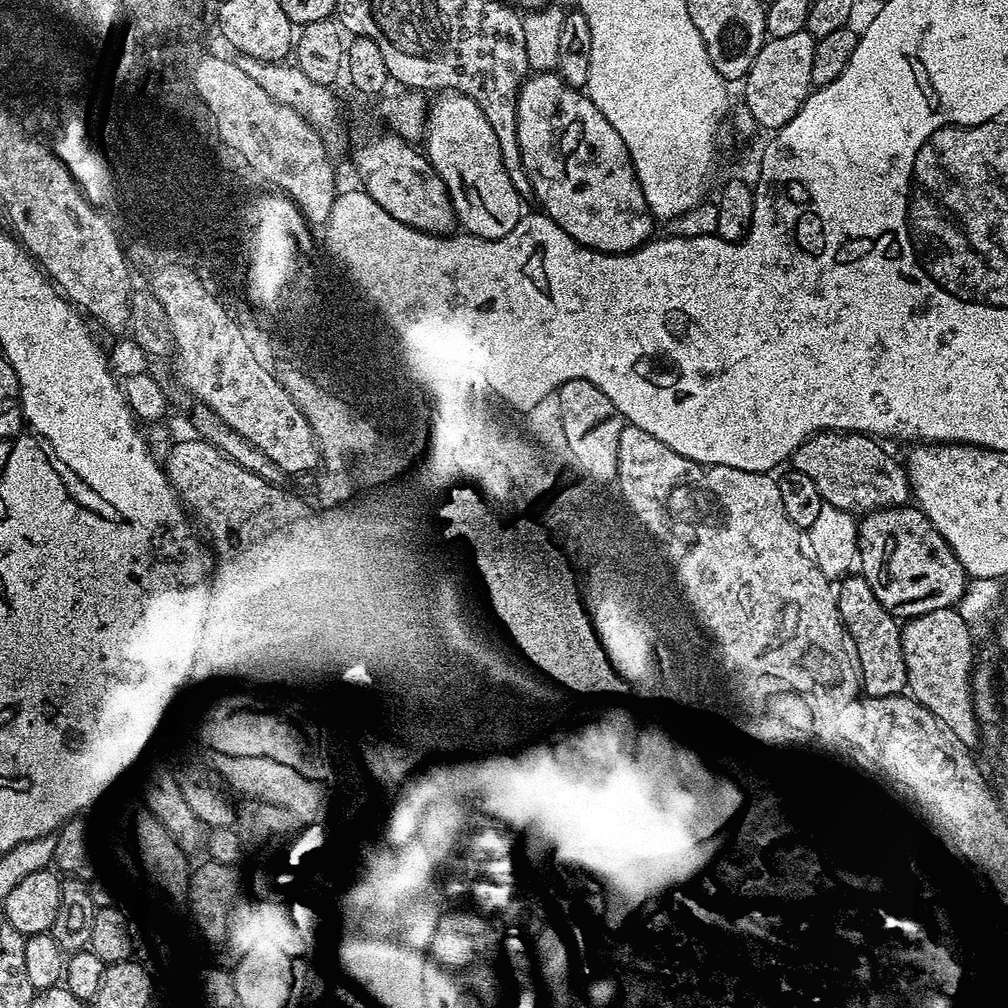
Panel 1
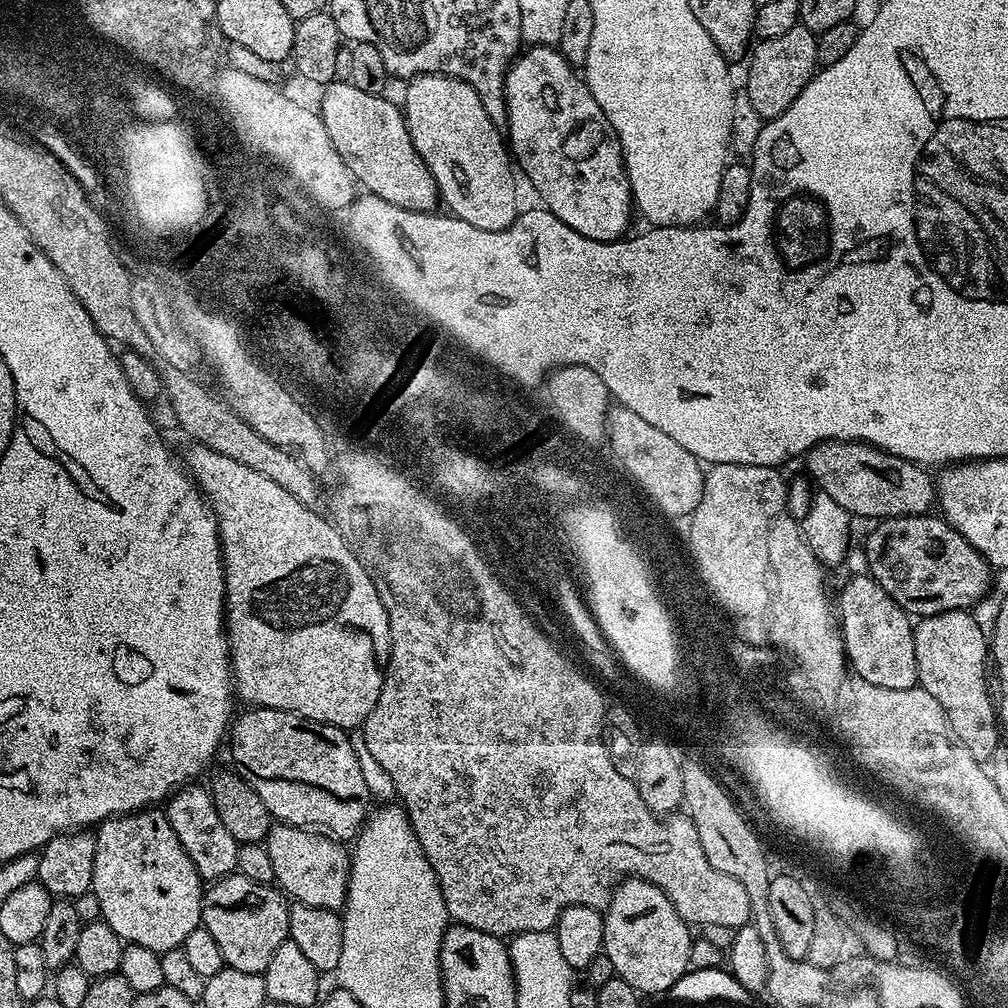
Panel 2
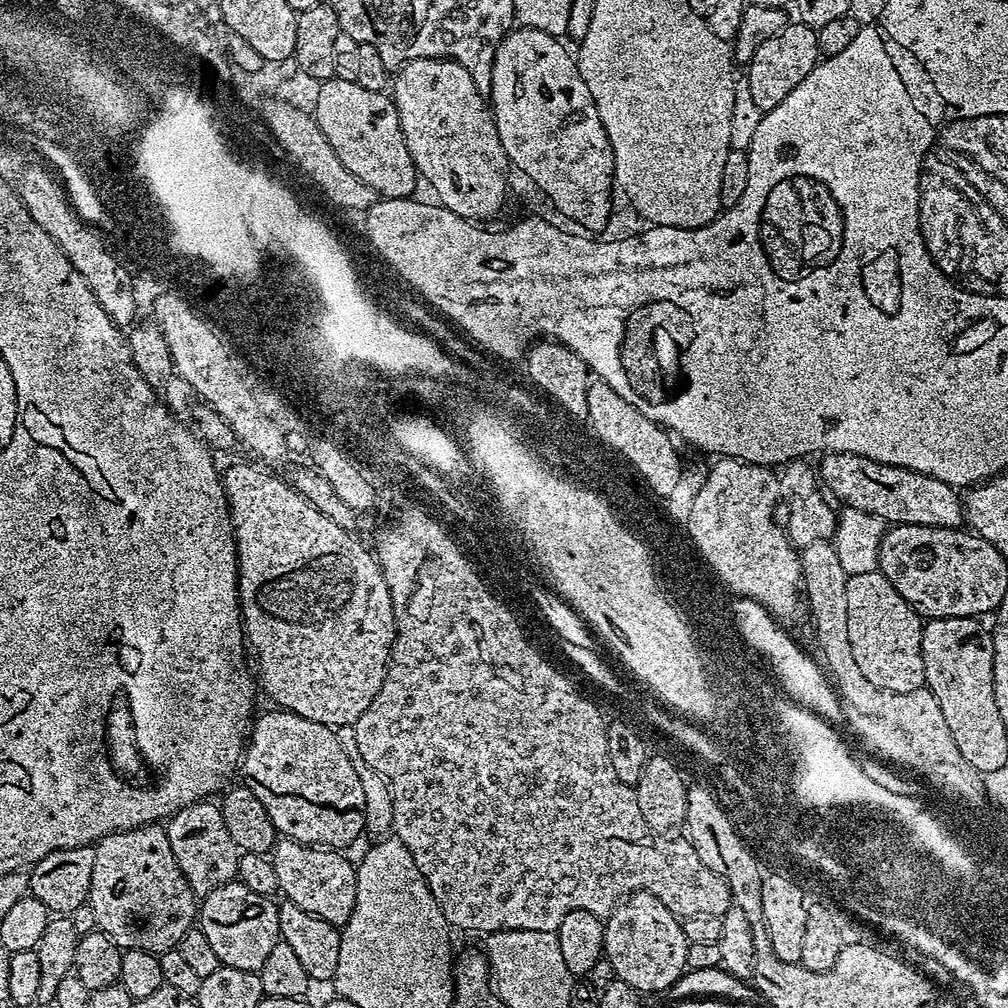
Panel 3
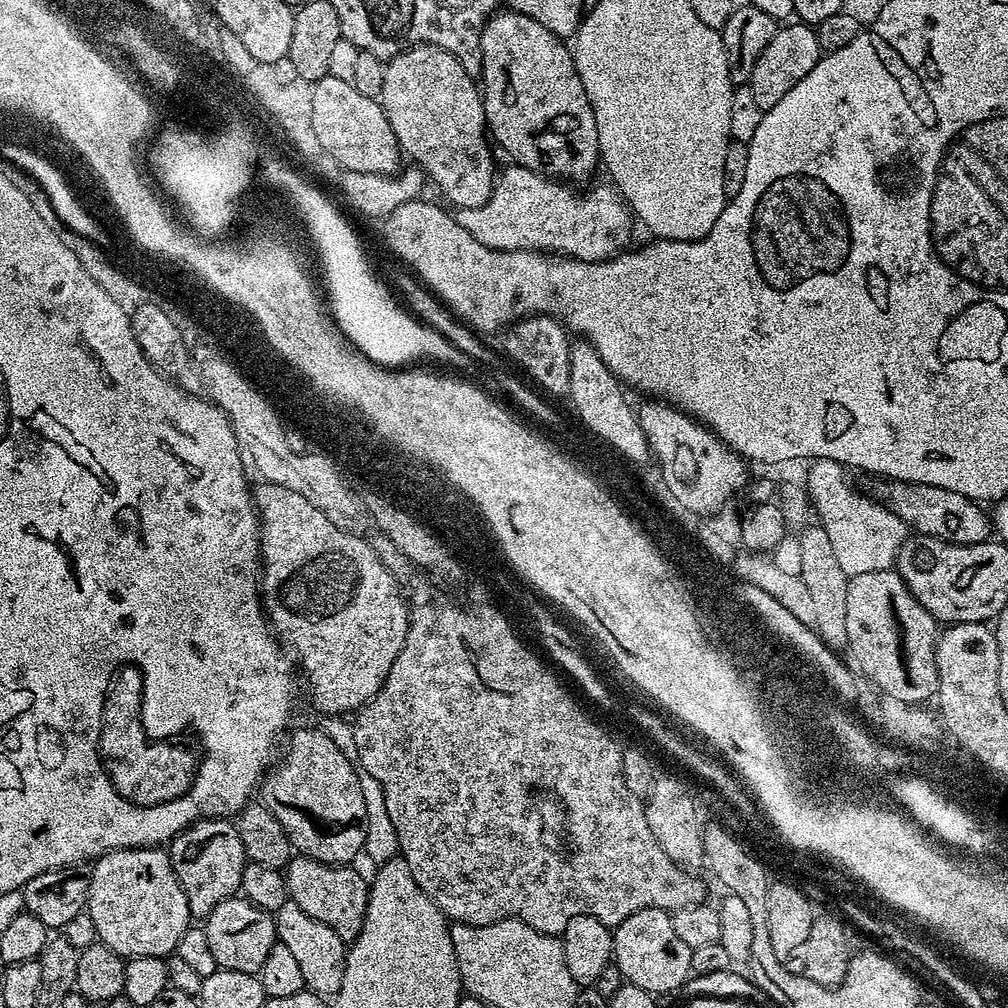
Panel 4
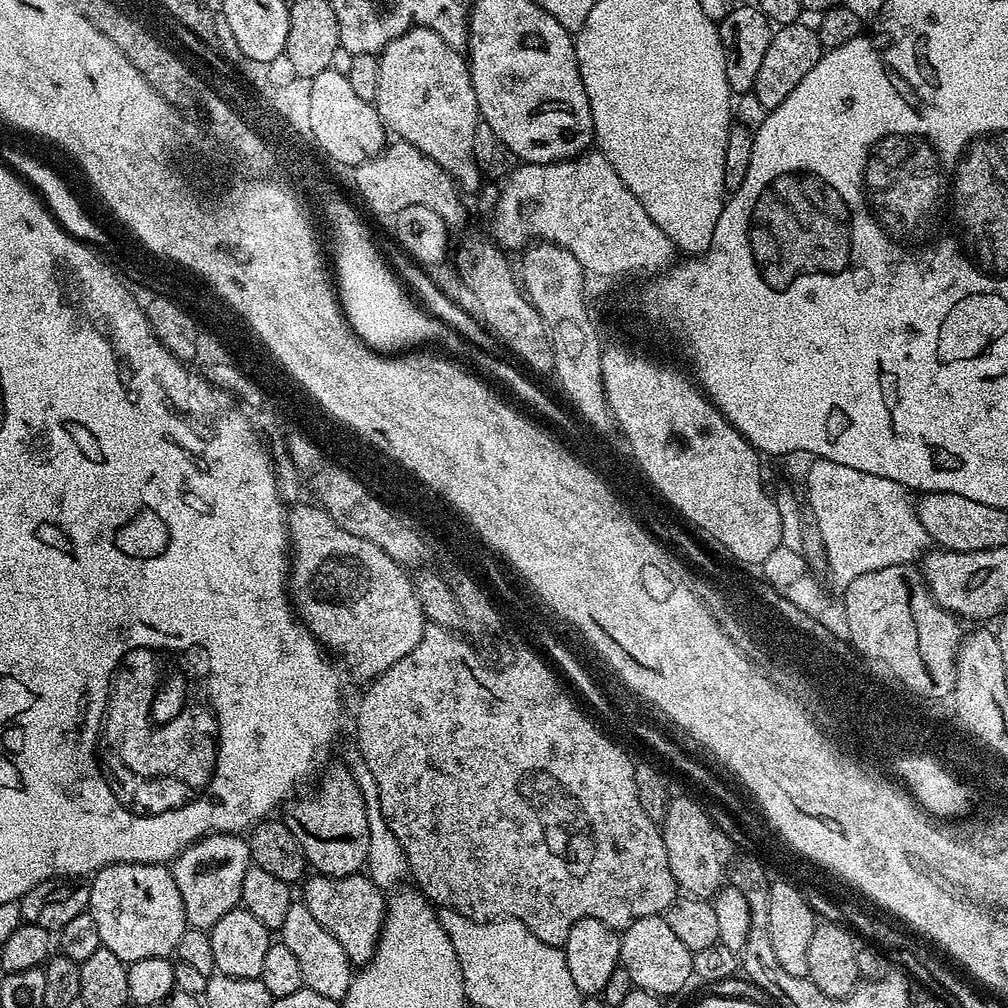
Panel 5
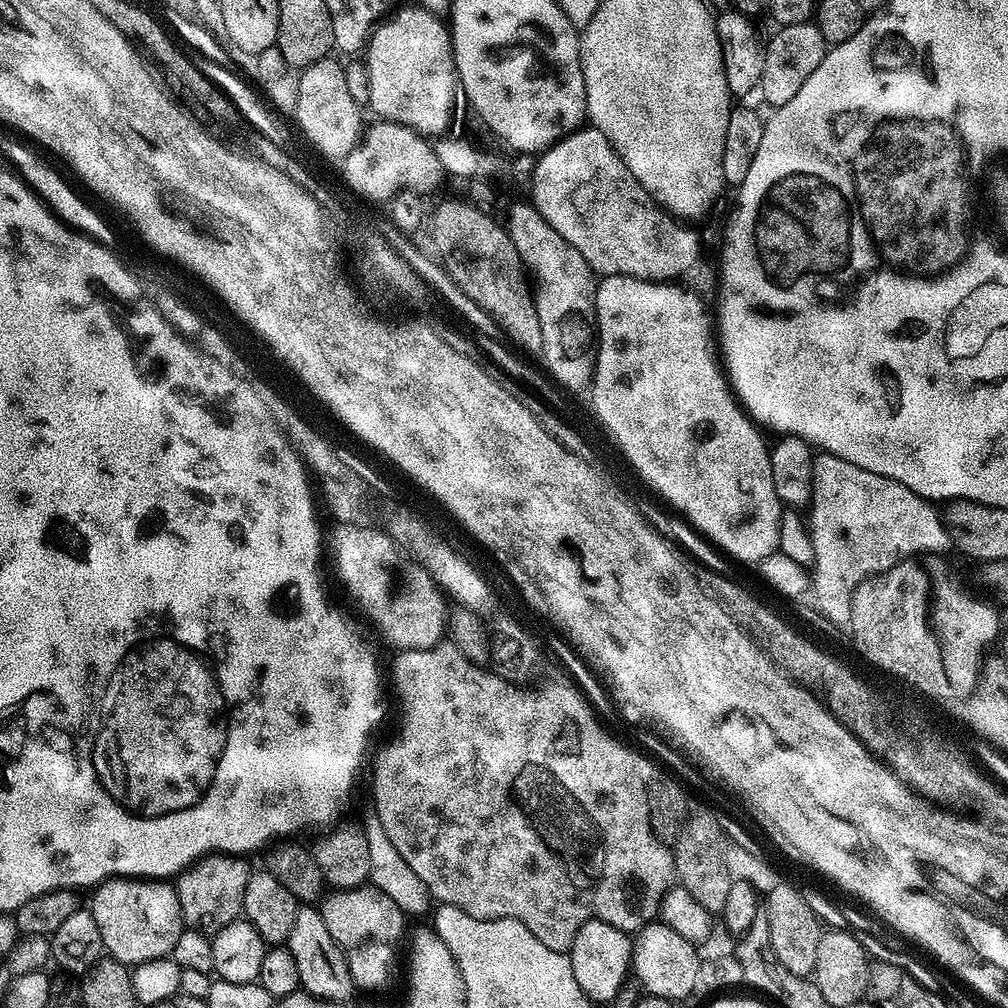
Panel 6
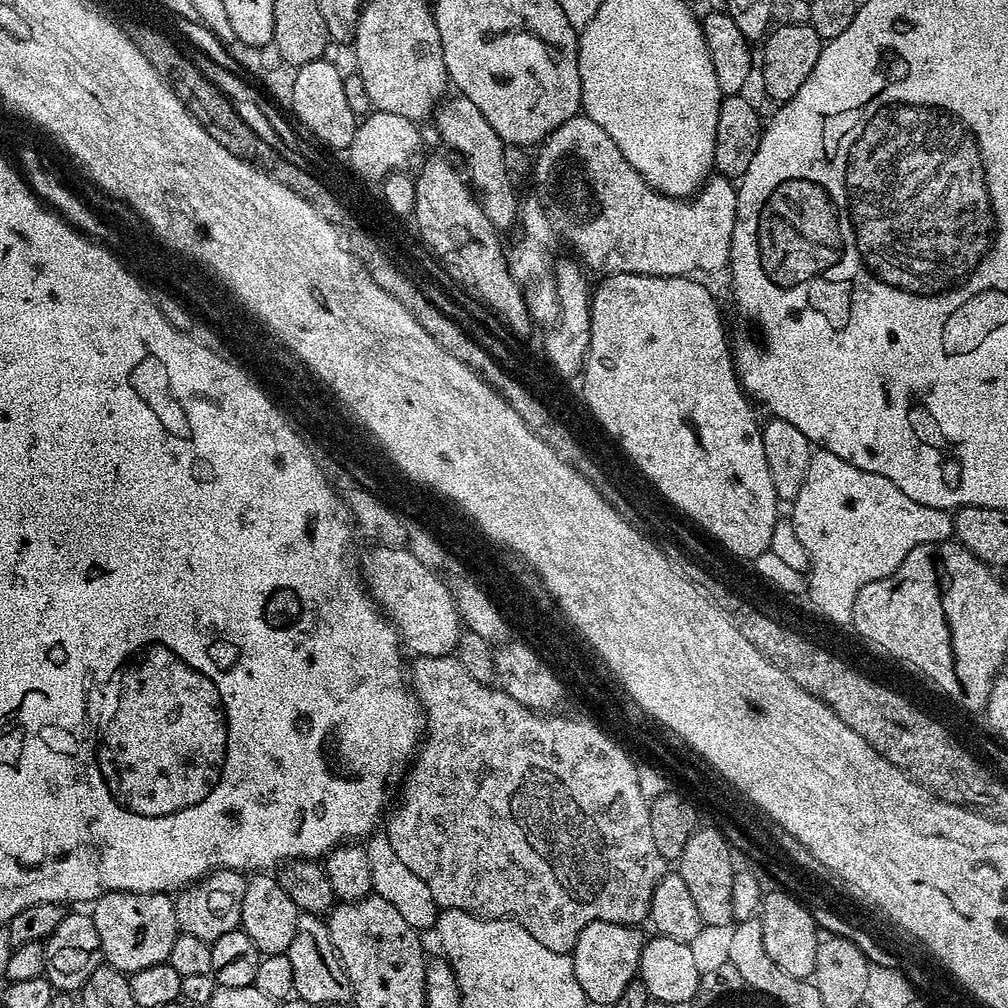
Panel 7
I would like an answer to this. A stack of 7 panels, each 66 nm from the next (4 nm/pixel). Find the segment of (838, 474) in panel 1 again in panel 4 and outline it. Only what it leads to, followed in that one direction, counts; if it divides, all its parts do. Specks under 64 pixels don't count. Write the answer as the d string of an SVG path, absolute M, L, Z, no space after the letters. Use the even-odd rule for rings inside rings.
M901 480L875 481L871 495L886 505L913 533L933 536L955 544L980 544L993 535L992 521L987 511L983 512L977 501L966 498L954 490L942 490L942 486L911 484Z

